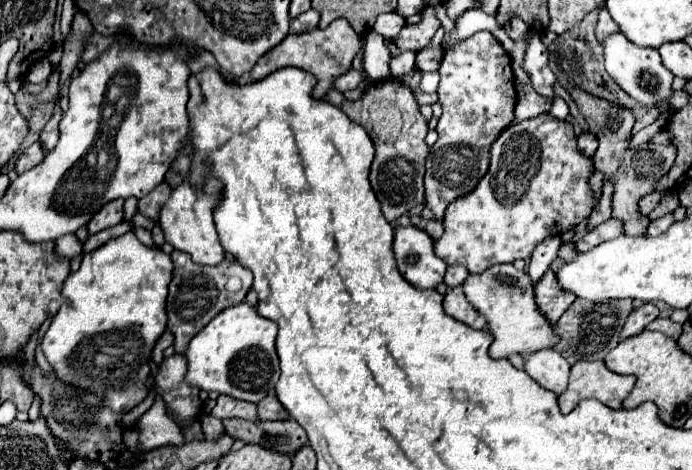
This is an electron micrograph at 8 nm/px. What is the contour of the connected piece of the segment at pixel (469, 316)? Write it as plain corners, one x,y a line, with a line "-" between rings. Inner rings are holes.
462,286
450,288
444,296
444,312
464,324
468,324
474,330
482,330
486,326
486,320
474,310
474,306
466,300

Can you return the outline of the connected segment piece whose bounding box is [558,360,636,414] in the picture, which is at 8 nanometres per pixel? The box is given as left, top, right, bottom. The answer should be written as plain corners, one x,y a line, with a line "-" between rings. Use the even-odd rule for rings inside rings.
576,362
570,372
570,384
564,394
558,396
560,410
564,414
572,412
580,400
596,398
608,408
622,408
624,398
632,392
636,376
616,374
606,364
600,362

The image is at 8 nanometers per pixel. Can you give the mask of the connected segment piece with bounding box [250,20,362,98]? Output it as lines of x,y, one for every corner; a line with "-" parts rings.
334,20
324,30
314,28
312,32
290,34
290,36
286,36
286,40
282,44
278,44
270,52
266,52
256,62
256,66
250,72
250,78
260,80
278,68
296,66
296,68
302,68
316,76
318,84
314,88
314,98
324,98
328,94
328,90
334,88
334,80
352,68
352,60
360,52
360,40
362,40
362,36
348,24
348,20

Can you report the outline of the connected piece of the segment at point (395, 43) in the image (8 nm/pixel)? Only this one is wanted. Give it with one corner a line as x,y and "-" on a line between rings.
426,6
420,16
422,16
422,20
418,24
404,26
402,32
394,40
390,40
392,54
402,54
406,50
416,50
418,52
418,50
428,46
430,38
440,28
440,20
436,16
434,6

